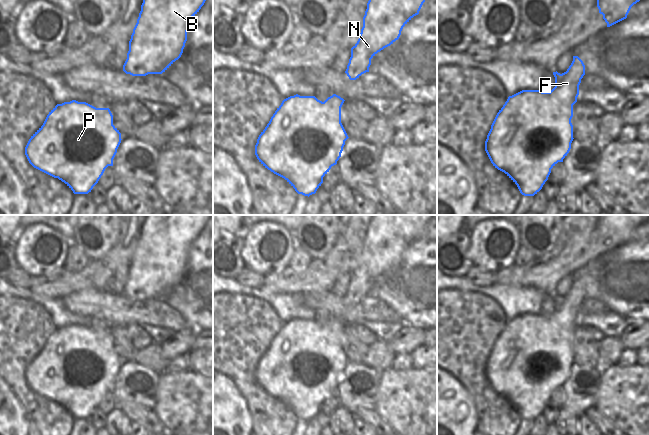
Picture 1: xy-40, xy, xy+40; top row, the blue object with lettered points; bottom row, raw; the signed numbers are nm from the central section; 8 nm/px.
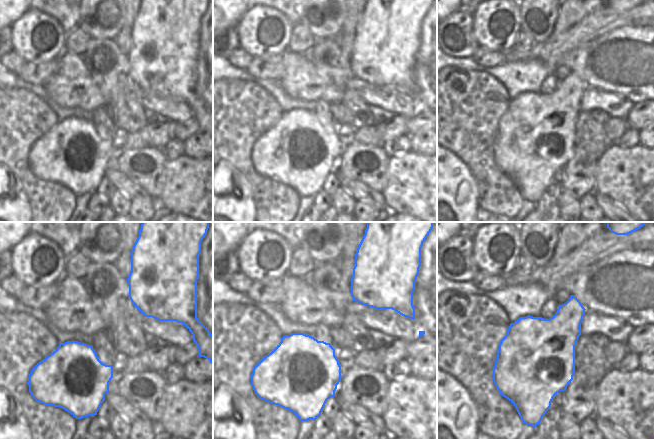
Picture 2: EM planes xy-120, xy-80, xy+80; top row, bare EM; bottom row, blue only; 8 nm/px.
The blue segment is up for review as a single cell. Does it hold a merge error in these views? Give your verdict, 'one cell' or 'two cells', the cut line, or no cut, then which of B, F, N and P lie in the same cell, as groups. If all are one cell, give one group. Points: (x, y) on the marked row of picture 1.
one cell; cut none; groups B F N P

